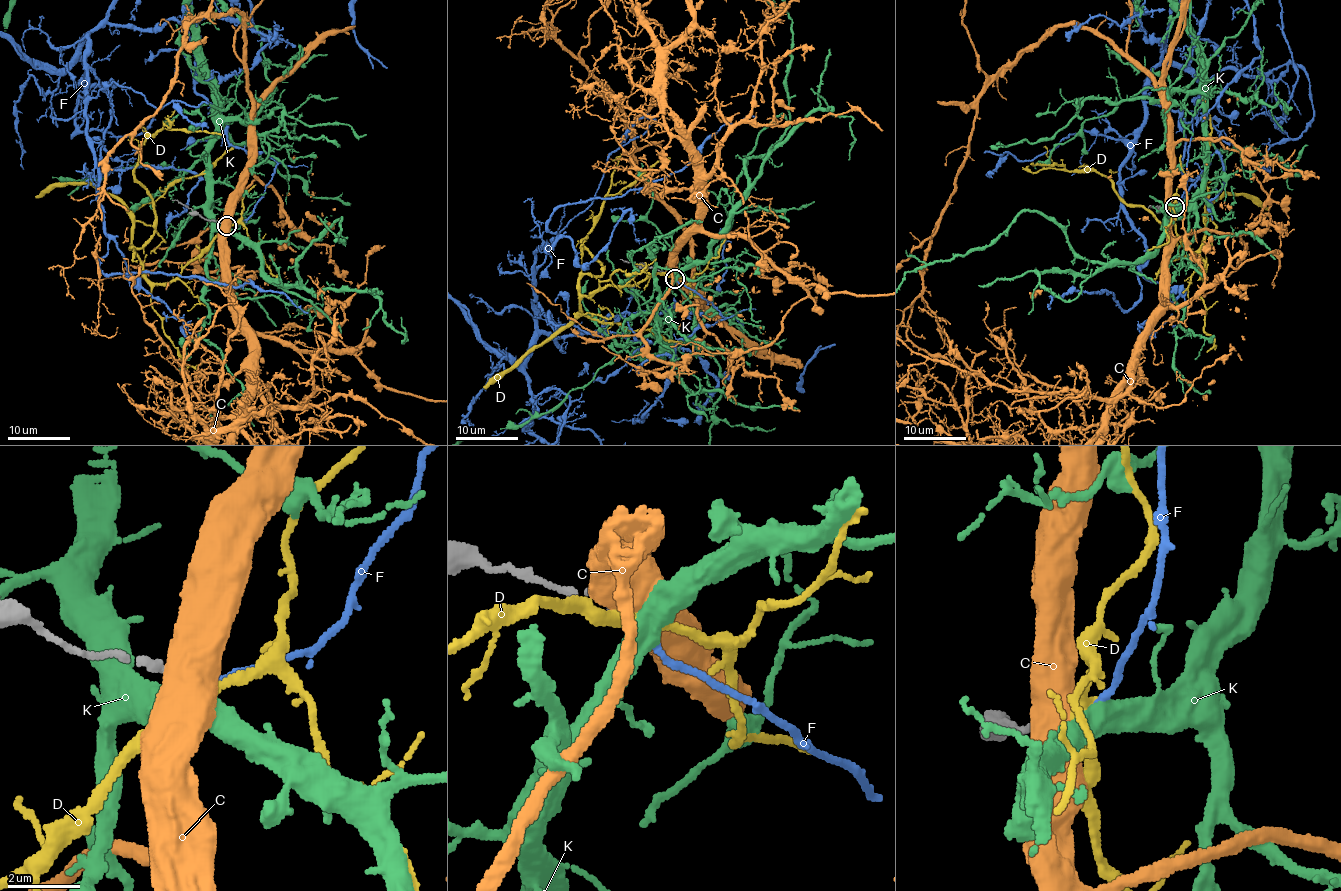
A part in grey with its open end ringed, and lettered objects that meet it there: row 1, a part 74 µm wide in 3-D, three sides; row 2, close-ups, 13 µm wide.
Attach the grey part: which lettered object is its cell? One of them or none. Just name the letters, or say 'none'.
F

